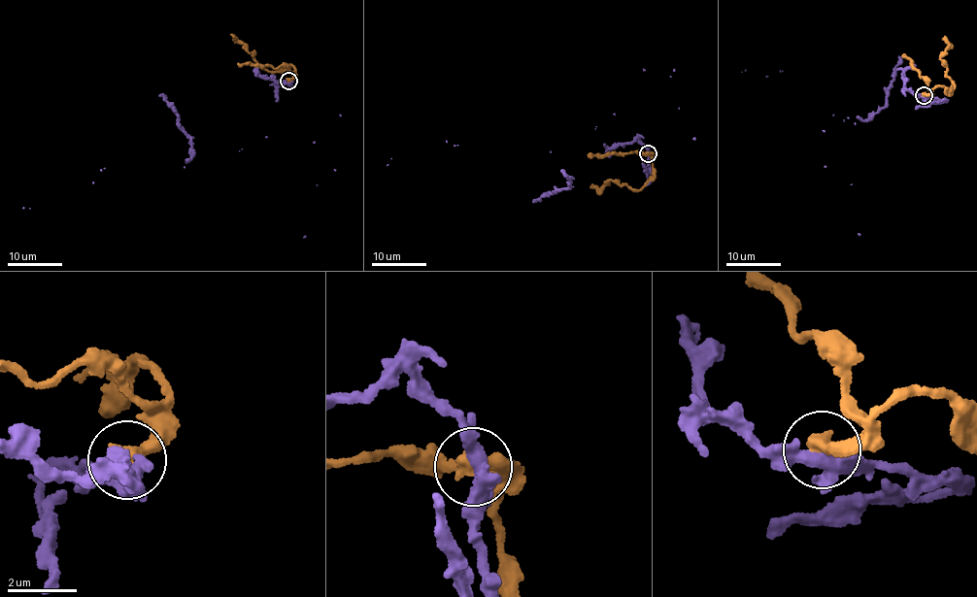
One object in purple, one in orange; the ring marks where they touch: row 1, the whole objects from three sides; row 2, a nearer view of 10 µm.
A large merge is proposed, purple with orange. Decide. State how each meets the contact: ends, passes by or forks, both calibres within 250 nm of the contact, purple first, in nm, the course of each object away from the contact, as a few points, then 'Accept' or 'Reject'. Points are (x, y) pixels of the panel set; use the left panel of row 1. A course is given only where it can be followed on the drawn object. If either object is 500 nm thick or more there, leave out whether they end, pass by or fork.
At the ring purple passes by. At the ring orange ends. Thickness 440 nm (purple) against 480 nm. Course of purple: (289, 81), (266, 80), (252, 72), (176, 108), (178, 123), (192, 144), (185, 168), (93, 182), (24, 208). Course of orange: (288, 80), (294, 69), (290, 64), (285, 69), (270, 72), (230, 34). Reject

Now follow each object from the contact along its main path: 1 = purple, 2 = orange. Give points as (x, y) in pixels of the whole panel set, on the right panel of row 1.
1: (923, 95), (905, 90), (907, 68), (894, 74), (879, 111), (864, 119), (832, 116), (767, 77), (745, 71)
2: (924, 94), (944, 86), (949, 90), (954, 85), (941, 59), (948, 45), (945, 36)

